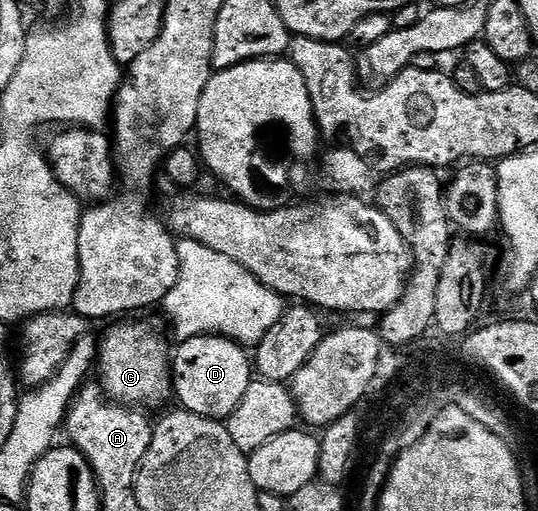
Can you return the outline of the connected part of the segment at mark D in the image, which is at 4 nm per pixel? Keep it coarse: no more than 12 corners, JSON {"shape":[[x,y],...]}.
{"shape":[[218,334],[179,342],[173,394],[229,419],[252,382],[247,348]]}

